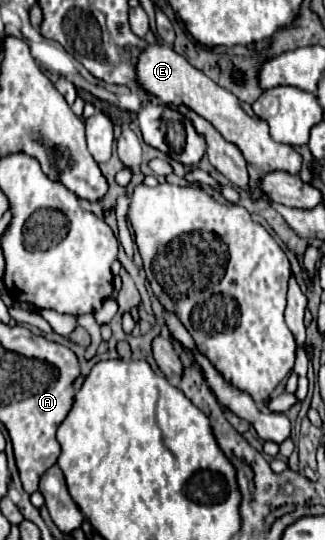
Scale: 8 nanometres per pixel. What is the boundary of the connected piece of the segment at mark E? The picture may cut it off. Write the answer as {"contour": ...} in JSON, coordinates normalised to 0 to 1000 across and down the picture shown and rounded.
{"contour":[[[458,83],[446,98],[434,98],[434,113],[422,120],[422,143],[446,169],[471,172],[495,191],[532,191],[532,194],[582,194],[606,213],[637,220],[698,261],[723,265],[735,280],[748,283],[754,298],[778,309],[791,309],[803,320],[828,317],[883,317],[895,324],[914,324],[914,313],[926,313],[926,287],[895,269],[846,265],[828,254],[822,228],[797,220],[772,194],[729,183],[711,169],[674,161],[662,150],[649,150],[637,139],[625,139],[612,128],[582,120],[582,113],[538,98],[520,83]]]}

